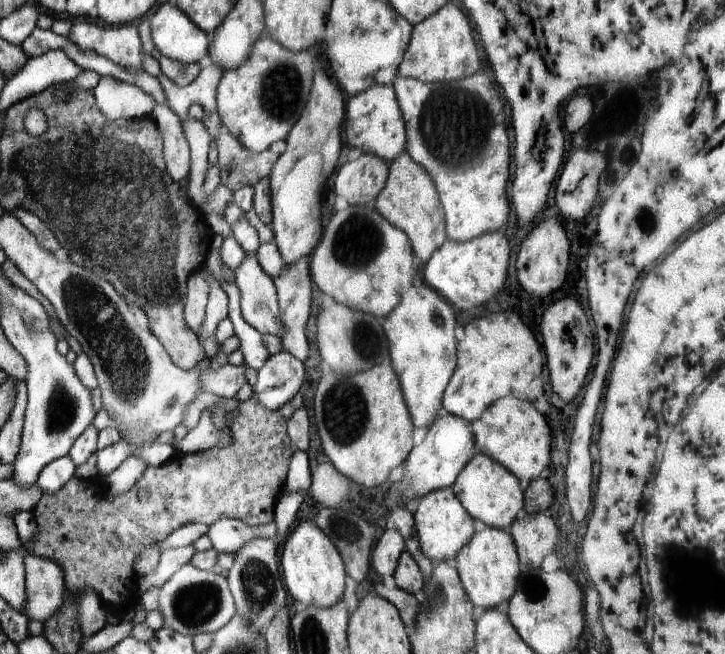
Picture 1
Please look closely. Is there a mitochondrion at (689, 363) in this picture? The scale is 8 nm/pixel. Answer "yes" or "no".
no

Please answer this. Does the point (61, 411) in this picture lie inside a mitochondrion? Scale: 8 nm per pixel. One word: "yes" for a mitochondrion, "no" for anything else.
yes

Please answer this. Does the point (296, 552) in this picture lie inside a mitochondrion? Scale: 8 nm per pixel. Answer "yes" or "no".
no

